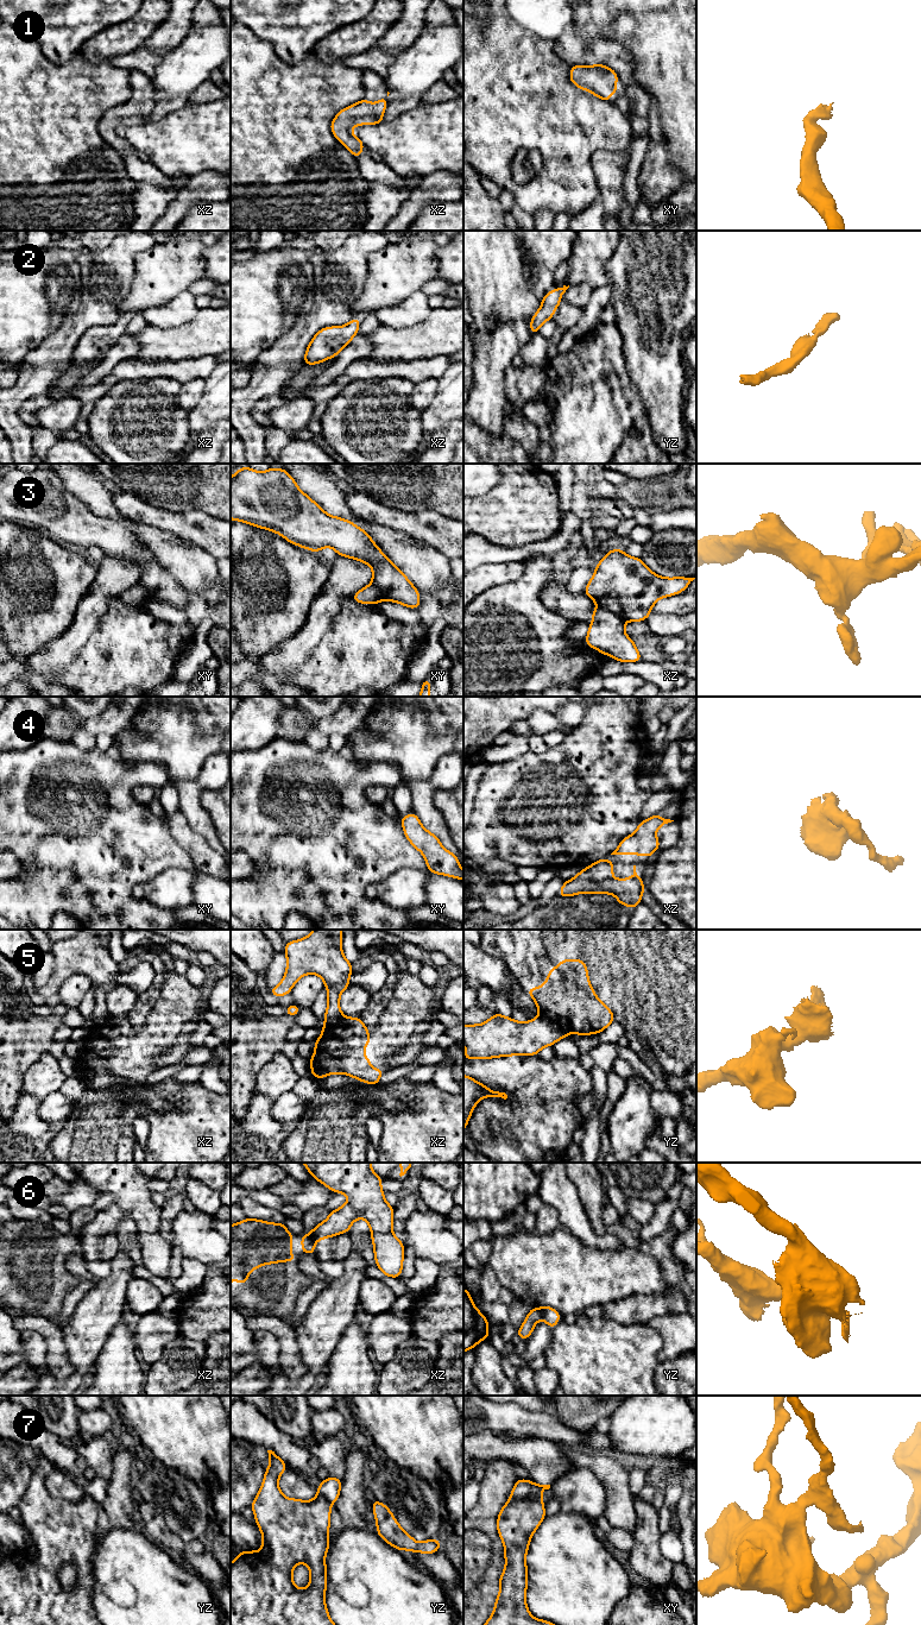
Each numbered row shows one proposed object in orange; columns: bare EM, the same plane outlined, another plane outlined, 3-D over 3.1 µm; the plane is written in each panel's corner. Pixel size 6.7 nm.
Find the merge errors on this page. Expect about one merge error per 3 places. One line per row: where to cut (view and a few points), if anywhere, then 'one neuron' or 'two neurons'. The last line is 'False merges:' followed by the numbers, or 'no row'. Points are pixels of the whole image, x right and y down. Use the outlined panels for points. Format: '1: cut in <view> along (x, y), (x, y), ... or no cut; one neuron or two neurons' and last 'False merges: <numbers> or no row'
1: no cut; one neuron
2: no cut; one neuron
3: cut in xz along (600, 606), (625, 619); two neurons
4: no cut; one neuron
5: cut in yz along (541, 1014), (557, 1024), (567, 1033); two neurons
6: cut in yz along (540, 1308), (543, 1316); two neurons
7: cut in xy along (511, 1497), (538, 1498); two neurons
False merges: 3, 5, 6, 7

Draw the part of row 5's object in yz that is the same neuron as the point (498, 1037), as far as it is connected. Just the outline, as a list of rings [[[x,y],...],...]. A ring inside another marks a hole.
[[[497,1012],[484,1024],[463,1025],[463,1060],[536,1056],[544,1046],[553,1046],[563,1038],[567,1038],[567,1033],[544,1015],[518,1022]]]

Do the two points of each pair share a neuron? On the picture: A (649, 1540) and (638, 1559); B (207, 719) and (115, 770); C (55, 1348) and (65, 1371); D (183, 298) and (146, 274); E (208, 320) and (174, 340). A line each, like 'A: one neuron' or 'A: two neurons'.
A: one neuron
B: two neurons
C: one neuron
D: two neurons
E: one neuron

